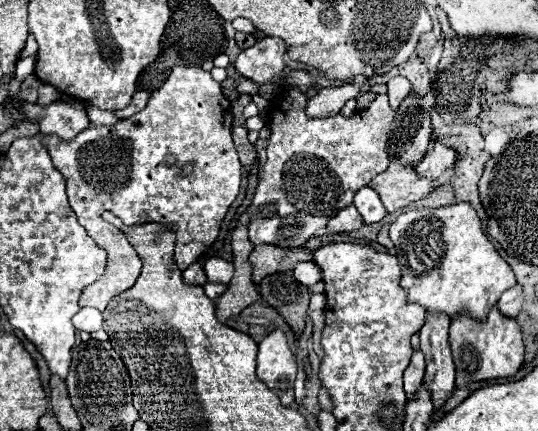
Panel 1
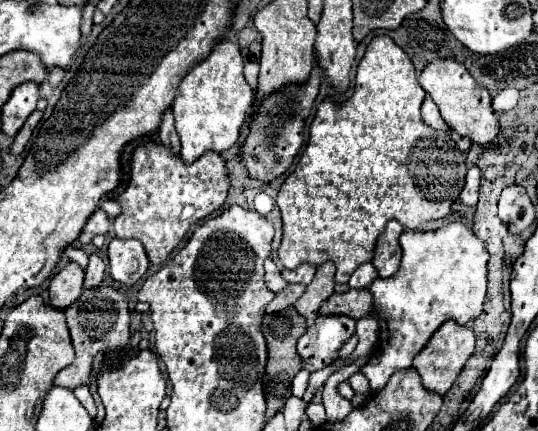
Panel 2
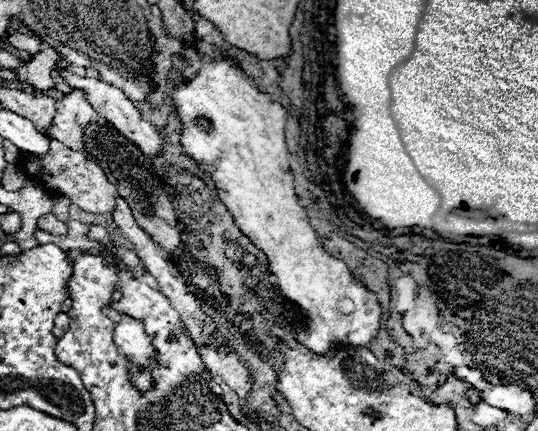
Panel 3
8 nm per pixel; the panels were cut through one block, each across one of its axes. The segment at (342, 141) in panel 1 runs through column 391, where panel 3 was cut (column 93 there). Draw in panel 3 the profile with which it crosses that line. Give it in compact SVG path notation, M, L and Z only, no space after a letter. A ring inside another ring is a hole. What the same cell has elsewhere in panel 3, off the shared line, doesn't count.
M74 90L64 96L56 108L58 112L46 134L54 140L60 140L62 144L68 144L72 150L80 150L88 158L88 148L84 144L86 124L94 122L96 126L108 126L108 122L92 108L92 104L86 102L82 90Z

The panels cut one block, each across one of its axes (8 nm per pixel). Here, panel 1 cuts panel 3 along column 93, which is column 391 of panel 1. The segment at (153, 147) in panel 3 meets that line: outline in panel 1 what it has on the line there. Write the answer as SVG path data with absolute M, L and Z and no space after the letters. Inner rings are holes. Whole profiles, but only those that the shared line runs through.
M396 76L388 80L388 98L390 98L390 106L396 110L400 106L400 100L404 100L404 96L408 96L412 92L412 86L406 78Z

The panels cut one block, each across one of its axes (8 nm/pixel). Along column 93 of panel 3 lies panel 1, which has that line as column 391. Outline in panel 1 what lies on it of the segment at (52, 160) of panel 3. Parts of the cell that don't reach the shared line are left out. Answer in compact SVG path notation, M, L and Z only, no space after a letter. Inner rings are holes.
M392 160L388 170L378 174L370 186L380 194L388 212L408 206L410 202L422 200L434 192L434 180L416 174L414 166L402 166Z

